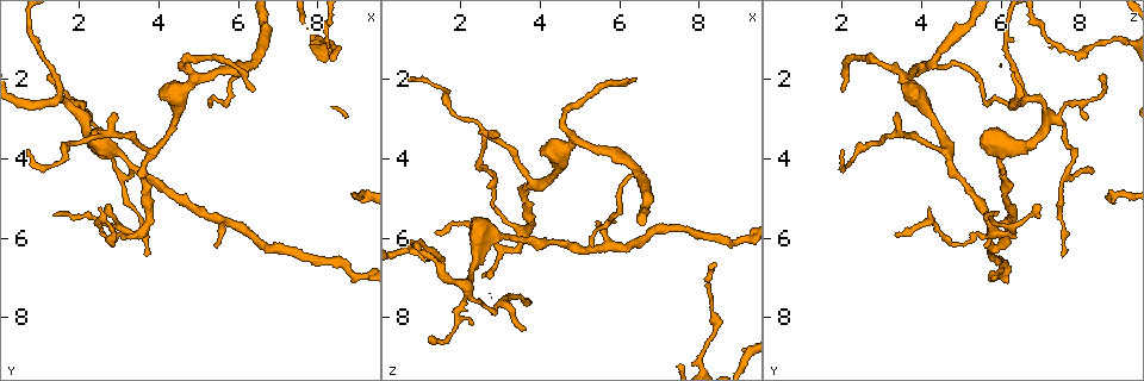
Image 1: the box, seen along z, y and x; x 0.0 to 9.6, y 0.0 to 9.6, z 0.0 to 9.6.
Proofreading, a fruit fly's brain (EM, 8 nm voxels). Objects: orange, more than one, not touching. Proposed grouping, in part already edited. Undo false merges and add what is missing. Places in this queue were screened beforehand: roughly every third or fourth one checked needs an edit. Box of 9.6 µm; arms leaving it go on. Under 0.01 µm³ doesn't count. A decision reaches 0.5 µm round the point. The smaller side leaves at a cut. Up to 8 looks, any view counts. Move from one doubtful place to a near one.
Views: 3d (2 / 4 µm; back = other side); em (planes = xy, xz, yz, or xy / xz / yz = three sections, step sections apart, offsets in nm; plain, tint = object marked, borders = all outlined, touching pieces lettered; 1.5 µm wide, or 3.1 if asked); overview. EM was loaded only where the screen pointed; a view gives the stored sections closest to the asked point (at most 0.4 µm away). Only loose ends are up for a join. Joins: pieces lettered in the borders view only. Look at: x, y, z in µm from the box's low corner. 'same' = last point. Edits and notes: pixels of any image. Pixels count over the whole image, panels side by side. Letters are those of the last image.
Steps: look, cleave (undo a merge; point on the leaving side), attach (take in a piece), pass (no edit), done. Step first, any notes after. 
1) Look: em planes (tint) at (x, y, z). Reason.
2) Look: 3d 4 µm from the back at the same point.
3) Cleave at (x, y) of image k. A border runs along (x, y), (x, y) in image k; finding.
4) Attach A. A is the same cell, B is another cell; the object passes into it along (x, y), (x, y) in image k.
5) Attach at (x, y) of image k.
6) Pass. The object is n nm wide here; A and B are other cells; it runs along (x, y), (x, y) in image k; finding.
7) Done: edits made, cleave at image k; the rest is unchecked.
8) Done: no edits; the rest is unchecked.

Look: em yz step 8 (tint) at (3.60, 5.80, 5.80). Arms part here.

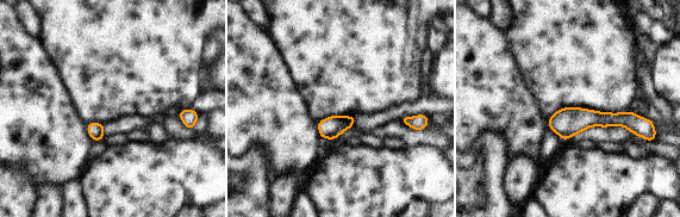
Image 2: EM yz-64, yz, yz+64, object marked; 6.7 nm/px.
Look: em planes (borders) at the same point.

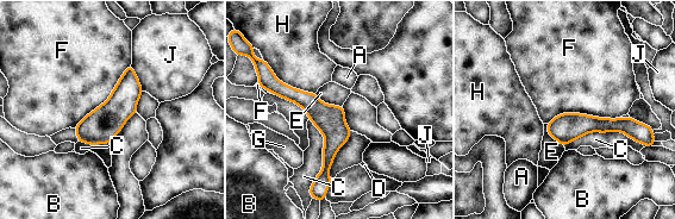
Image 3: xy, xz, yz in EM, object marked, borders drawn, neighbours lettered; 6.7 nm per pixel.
Pass. The object is 180 nm wide here; A, B, C, D, E, F, G, H and J are other cells; it runs along (279, 85), (330, 125), (325, 181) in image 3; continuous, no second neuron.

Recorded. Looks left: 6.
Look: em planes (borders) at (5.45, 6.15, 5.60). Tapers out.

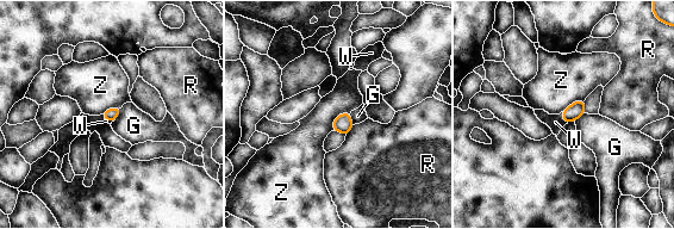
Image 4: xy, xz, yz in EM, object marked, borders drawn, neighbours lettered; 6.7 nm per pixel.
Attach W. W is the same cell, G, R and Z are other cells; the object passes into it along (575, 110), (562, 117), (555, 122) in image 4; it goes on there.

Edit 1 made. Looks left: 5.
Look: overview.

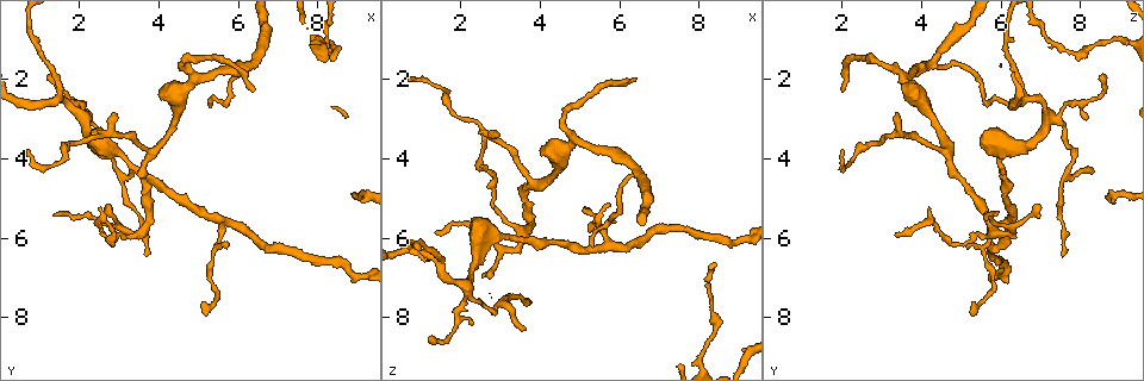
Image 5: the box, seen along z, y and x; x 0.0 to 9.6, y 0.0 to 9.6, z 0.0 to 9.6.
Look: em planes (plain) at (1.20, 1.85, 8.50). Tapers out.

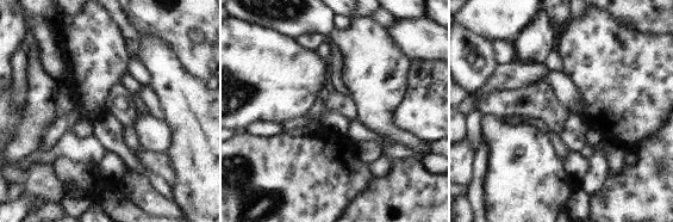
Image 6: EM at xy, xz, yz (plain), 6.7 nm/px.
Look: em planes (borders) at the same point.

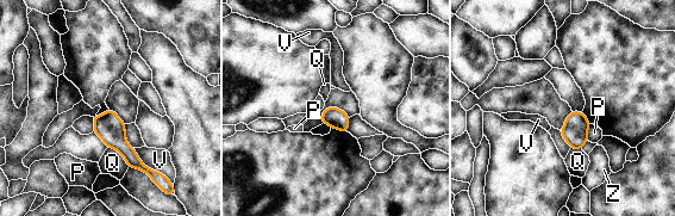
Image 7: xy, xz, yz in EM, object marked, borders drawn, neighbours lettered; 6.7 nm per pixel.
Pass. P, Q, V and Z are other cells; a border runs along (107, 147), (114, 148), (129, 166) in image 7; none of them fits.

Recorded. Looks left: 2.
Done: edits made, attach at image 4; the rest is unchecked.

